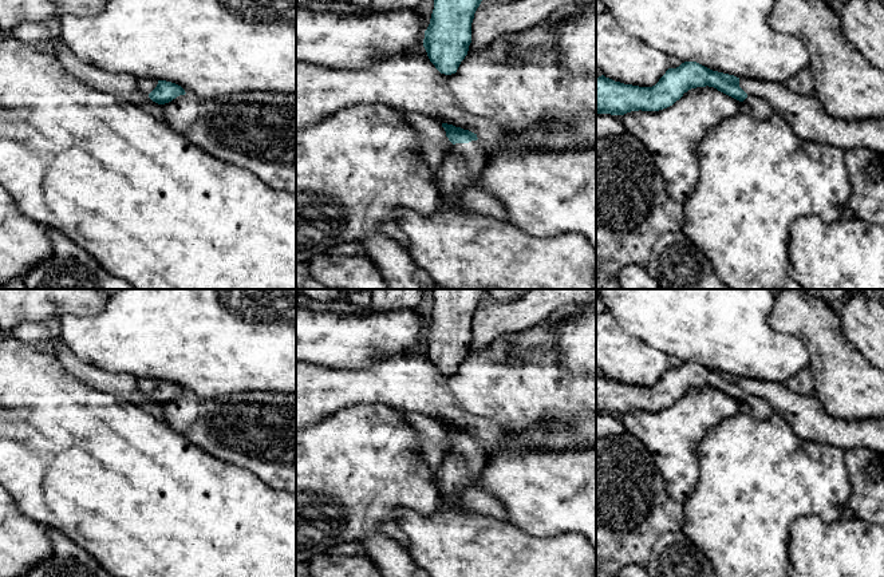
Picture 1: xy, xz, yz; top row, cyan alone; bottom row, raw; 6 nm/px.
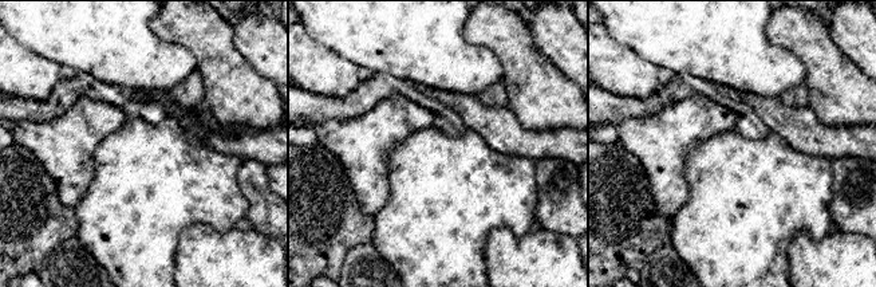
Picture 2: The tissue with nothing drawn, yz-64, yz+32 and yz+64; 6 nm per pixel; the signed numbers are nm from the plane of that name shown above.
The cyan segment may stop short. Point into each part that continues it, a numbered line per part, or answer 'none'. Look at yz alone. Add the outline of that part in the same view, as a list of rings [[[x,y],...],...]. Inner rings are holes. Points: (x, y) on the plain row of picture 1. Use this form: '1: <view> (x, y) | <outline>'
1: yz (805, 414) | [[[739,378],[747,395],[765,399],[804,440],[849,450],[864,447],[884,455],[884,418],[838,419],[829,415],[814,394],[797,395],[785,383]]]

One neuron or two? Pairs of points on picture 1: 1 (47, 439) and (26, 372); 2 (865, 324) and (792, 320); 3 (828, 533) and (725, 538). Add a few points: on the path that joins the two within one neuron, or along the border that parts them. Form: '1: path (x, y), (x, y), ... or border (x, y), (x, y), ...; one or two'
1: path (31, 423), (26, 418), (26, 388); one
2: border (839, 316), (841, 334), (857, 350); two
3: border (815, 514), (802, 514), (792, 524), (788, 562); two

